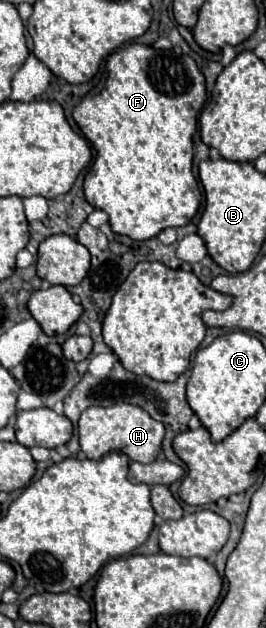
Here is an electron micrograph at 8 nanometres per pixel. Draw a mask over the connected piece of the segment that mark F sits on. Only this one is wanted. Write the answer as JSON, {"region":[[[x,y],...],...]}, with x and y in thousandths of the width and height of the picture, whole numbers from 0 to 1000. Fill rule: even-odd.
{"region":[[[481,70],[406,89],[398,124],[308,159],[323,175],[278,175],[271,185],[361,236],[361,255],[316,280],[323,318],[414,344],[414,360],[436,373],[489,376],[496,382],[556,382],[617,363],[699,360],[729,347],[759,309],[722,277],[722,217],[767,162],[767,121],[737,99],[669,80]]]}

